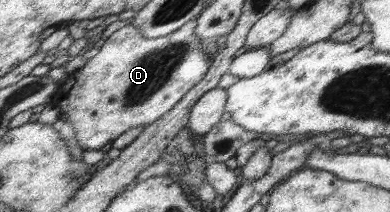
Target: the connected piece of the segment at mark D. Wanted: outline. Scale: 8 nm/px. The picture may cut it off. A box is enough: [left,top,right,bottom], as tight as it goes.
[54,19,211,150]

